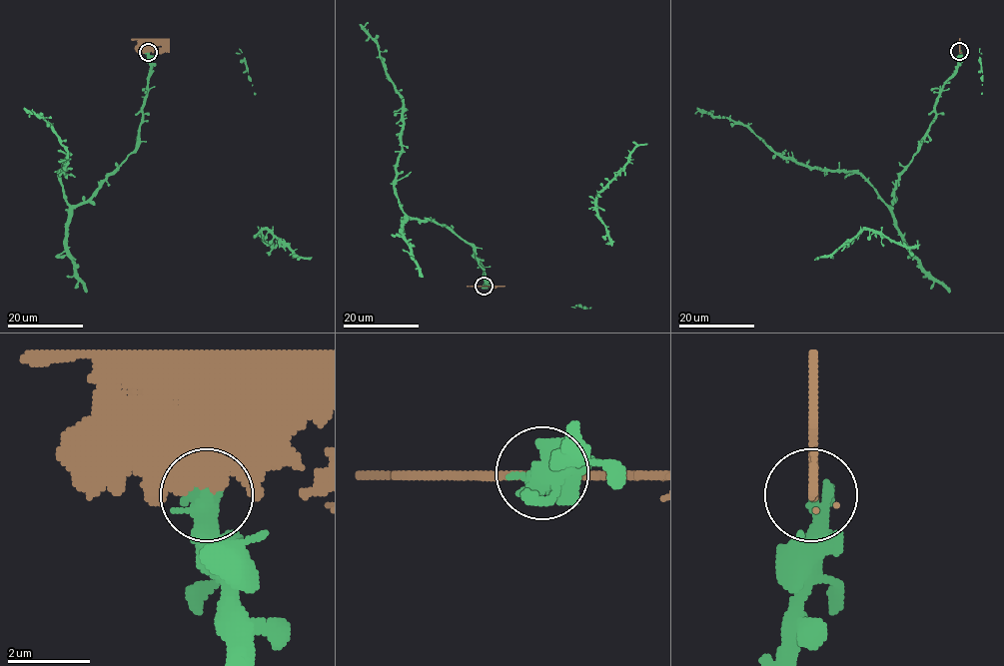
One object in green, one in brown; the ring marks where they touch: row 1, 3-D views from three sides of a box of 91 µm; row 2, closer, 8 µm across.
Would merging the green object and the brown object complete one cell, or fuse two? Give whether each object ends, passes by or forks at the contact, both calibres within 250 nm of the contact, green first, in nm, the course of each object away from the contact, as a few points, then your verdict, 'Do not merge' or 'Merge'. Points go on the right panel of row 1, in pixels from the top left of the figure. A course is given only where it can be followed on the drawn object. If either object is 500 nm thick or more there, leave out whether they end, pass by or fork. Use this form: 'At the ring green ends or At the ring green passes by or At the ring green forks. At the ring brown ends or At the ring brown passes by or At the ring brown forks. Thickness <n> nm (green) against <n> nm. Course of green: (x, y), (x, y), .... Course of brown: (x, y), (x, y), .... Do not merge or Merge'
Thickness 500 nm (green) against 460 nm. Course of green: (959, 51), (935, 120), (889, 206), (859, 174), (809, 168), (783, 159), (741, 124), (695, 114). Course of brown: (959, 51), (960, 38). Do not merge

